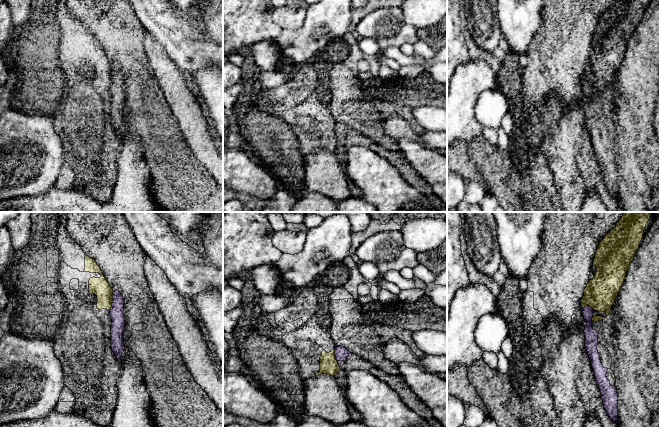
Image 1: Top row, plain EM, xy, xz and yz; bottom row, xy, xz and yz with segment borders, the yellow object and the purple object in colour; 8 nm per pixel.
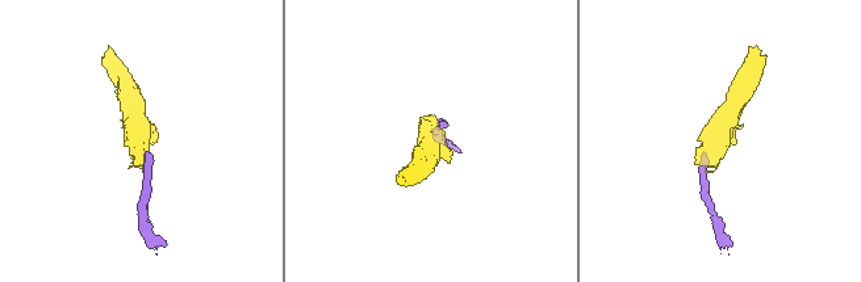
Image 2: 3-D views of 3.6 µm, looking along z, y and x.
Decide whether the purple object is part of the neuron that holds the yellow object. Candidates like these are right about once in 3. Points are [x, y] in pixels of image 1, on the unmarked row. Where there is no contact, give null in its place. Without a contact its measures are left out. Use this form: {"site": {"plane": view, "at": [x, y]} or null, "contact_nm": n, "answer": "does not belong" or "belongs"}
{"site": {"plane": "xy", "at": [112, 77]}, "contact_nm": 150, "answer": "does not belong"}

